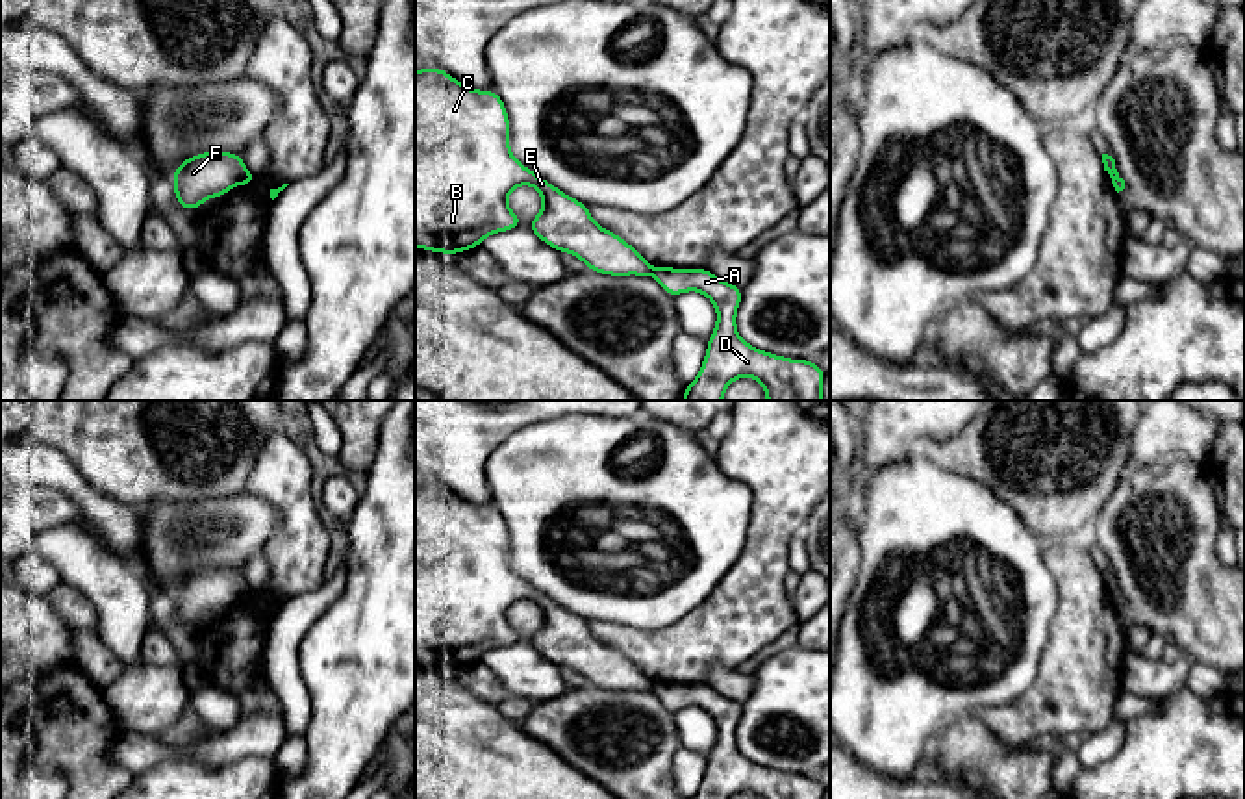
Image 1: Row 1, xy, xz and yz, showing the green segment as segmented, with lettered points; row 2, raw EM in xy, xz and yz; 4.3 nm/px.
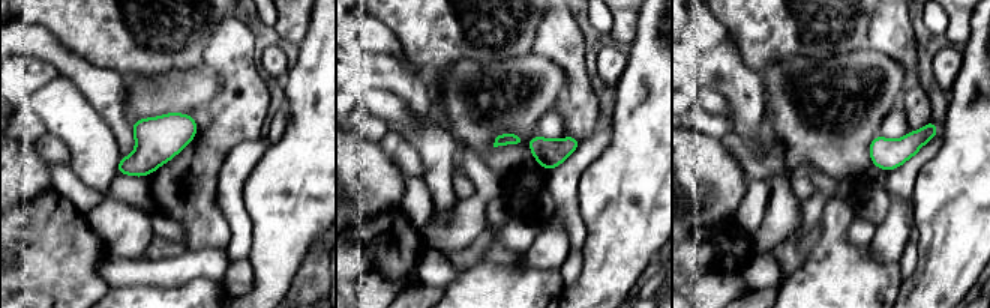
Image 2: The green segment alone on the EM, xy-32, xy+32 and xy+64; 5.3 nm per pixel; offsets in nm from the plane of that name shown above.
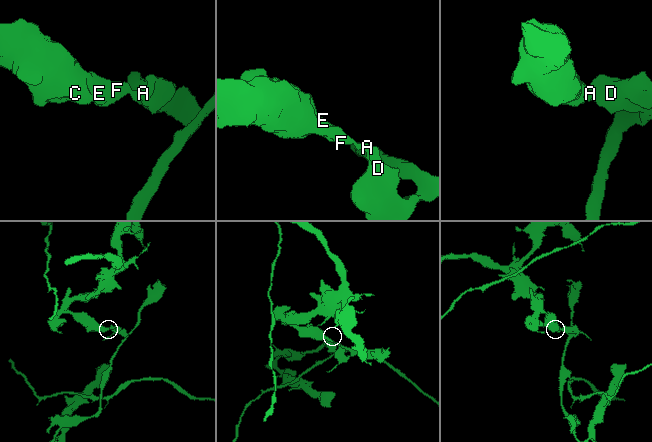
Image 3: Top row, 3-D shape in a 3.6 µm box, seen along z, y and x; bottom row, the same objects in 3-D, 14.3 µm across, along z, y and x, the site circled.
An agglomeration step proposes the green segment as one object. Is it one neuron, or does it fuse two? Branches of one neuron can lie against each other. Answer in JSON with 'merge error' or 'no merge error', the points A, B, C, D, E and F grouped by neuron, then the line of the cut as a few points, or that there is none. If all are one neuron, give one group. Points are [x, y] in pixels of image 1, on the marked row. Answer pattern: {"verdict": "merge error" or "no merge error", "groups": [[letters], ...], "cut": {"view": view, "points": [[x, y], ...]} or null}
{"verdict": "merge error", "groups": [["A", "D"], ["B", "C", "E", "F"]], "cut": {"view": "xz", "points": [[656, 267], [651, 273]]}}

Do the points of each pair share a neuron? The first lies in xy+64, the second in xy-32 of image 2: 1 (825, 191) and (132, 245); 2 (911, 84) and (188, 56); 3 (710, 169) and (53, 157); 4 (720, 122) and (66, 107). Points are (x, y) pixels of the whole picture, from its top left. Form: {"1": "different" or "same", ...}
{"1": "same", "2": "different", "3": "different", "4": "different"}

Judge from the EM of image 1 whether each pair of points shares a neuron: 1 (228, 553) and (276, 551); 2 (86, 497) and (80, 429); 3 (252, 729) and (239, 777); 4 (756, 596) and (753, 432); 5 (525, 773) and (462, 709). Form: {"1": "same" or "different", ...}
{"1": "different", "2": "different", "3": "different", "4": "same", "5": "same"}

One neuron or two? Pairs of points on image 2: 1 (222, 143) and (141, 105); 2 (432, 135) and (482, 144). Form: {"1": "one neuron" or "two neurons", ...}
{"1": "two neurons", "2": "two neurons"}

